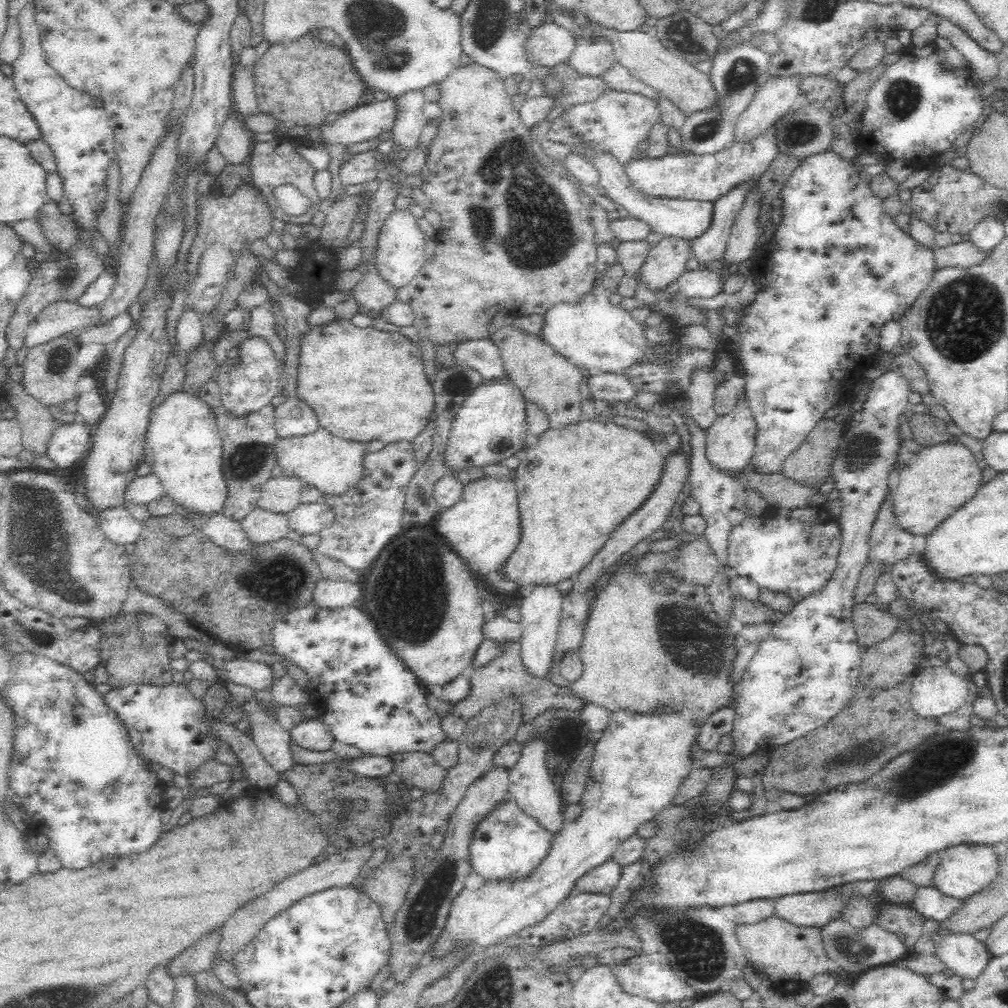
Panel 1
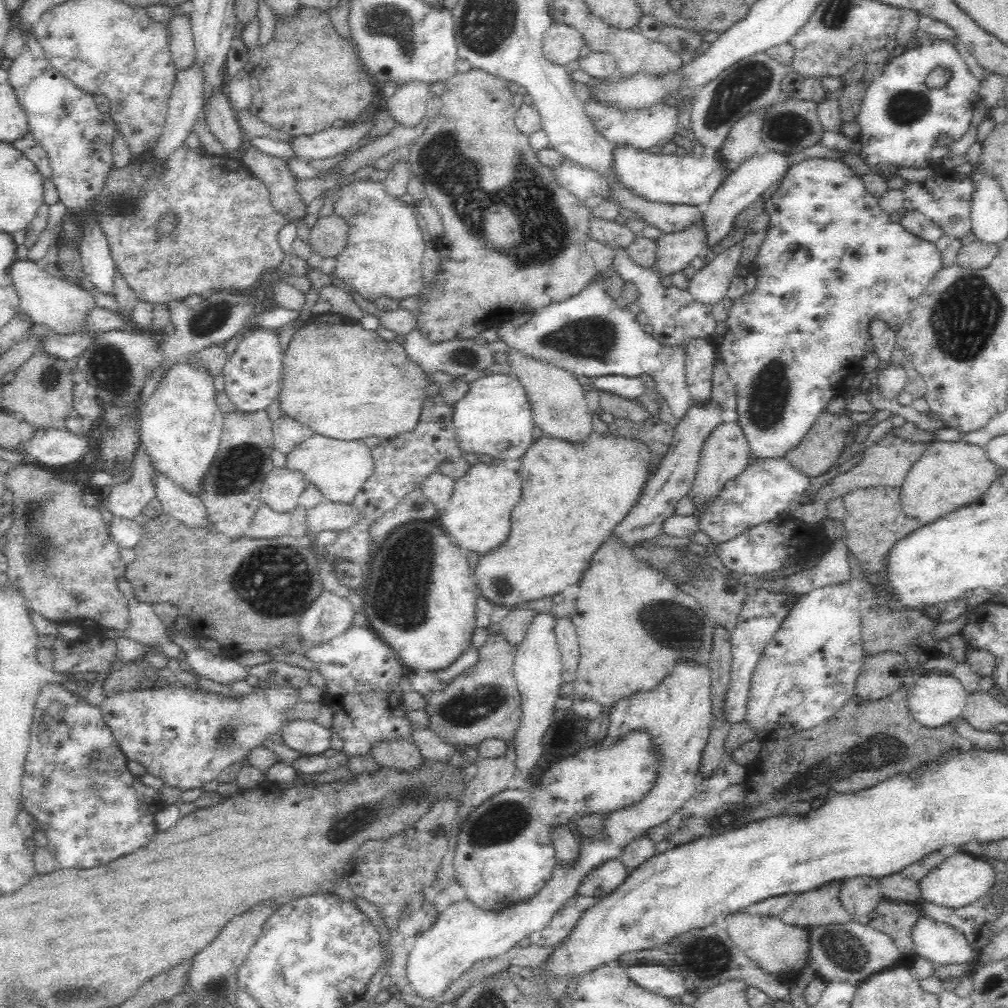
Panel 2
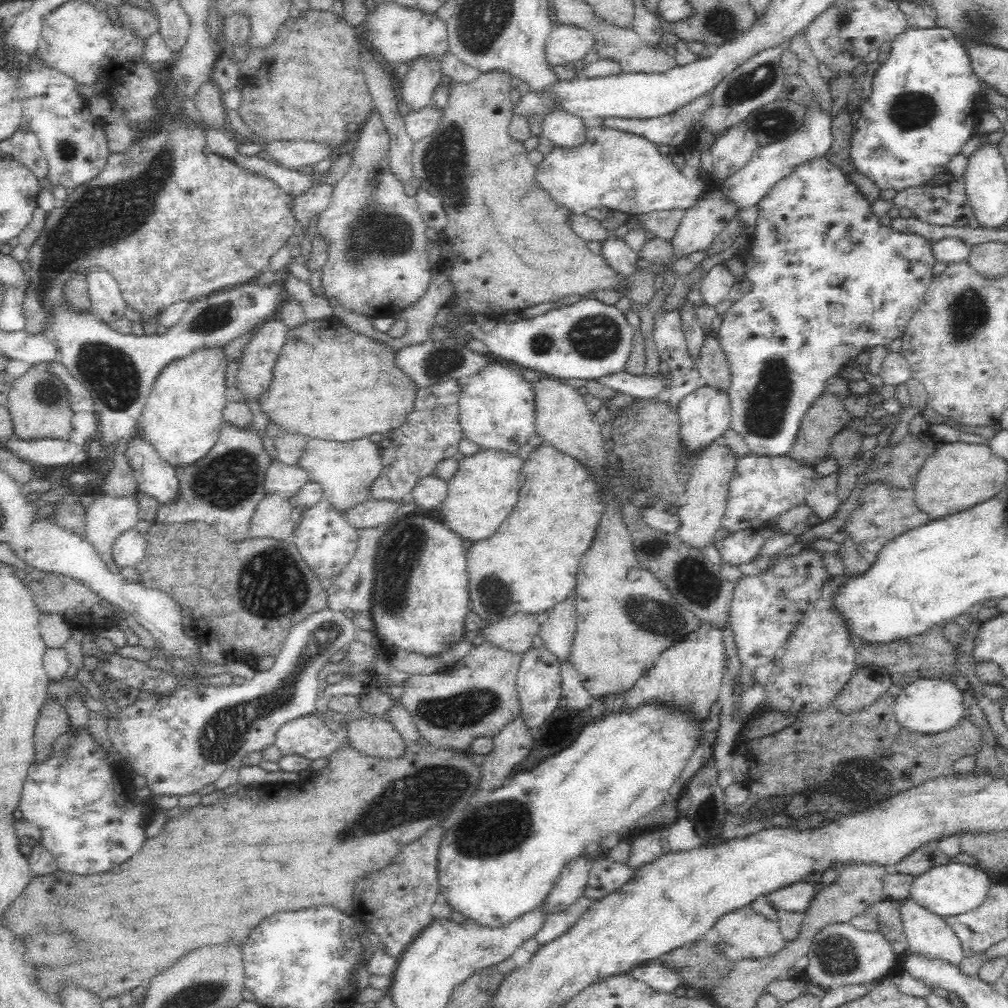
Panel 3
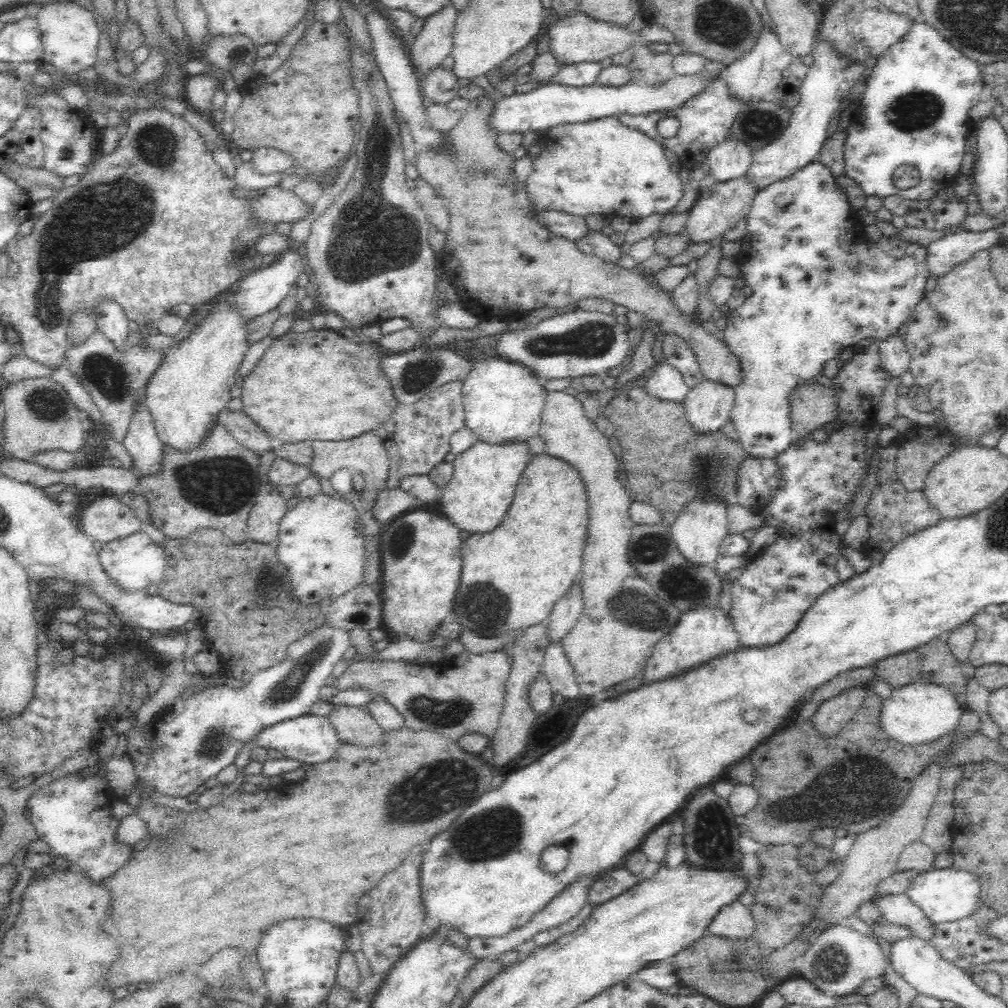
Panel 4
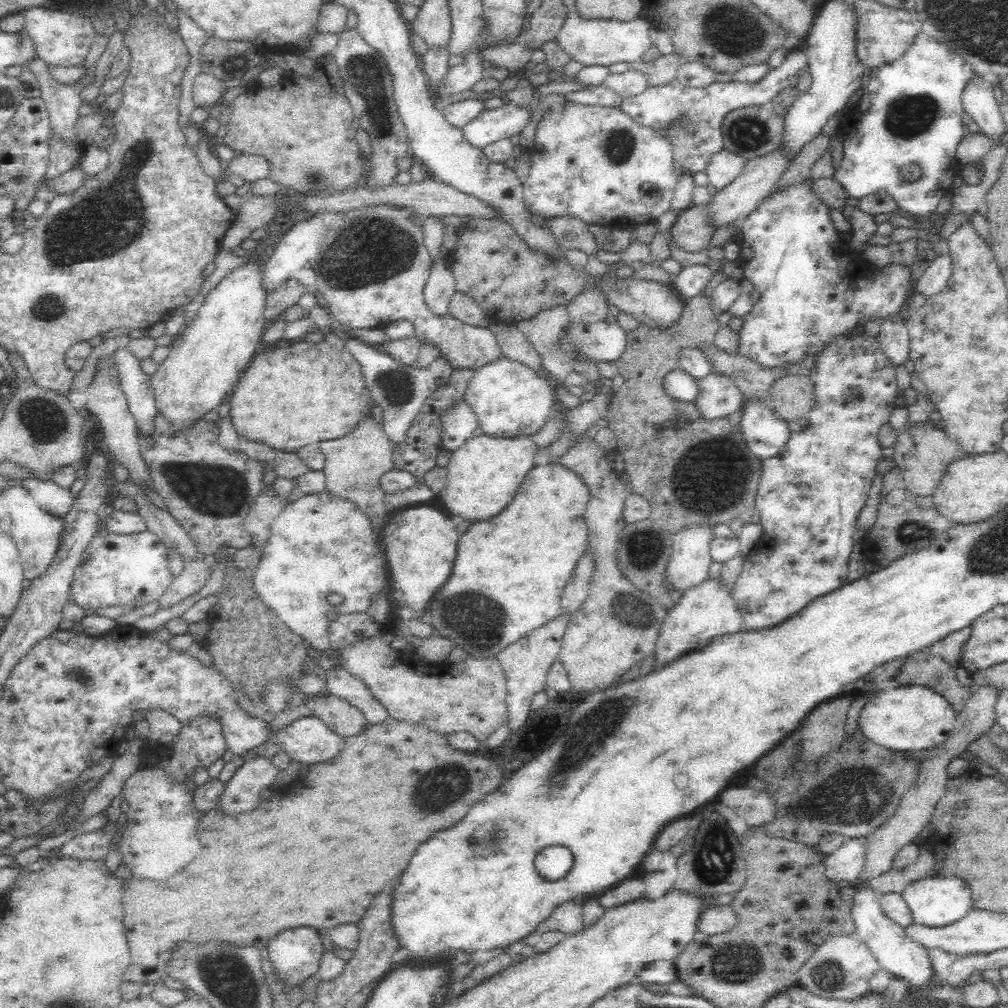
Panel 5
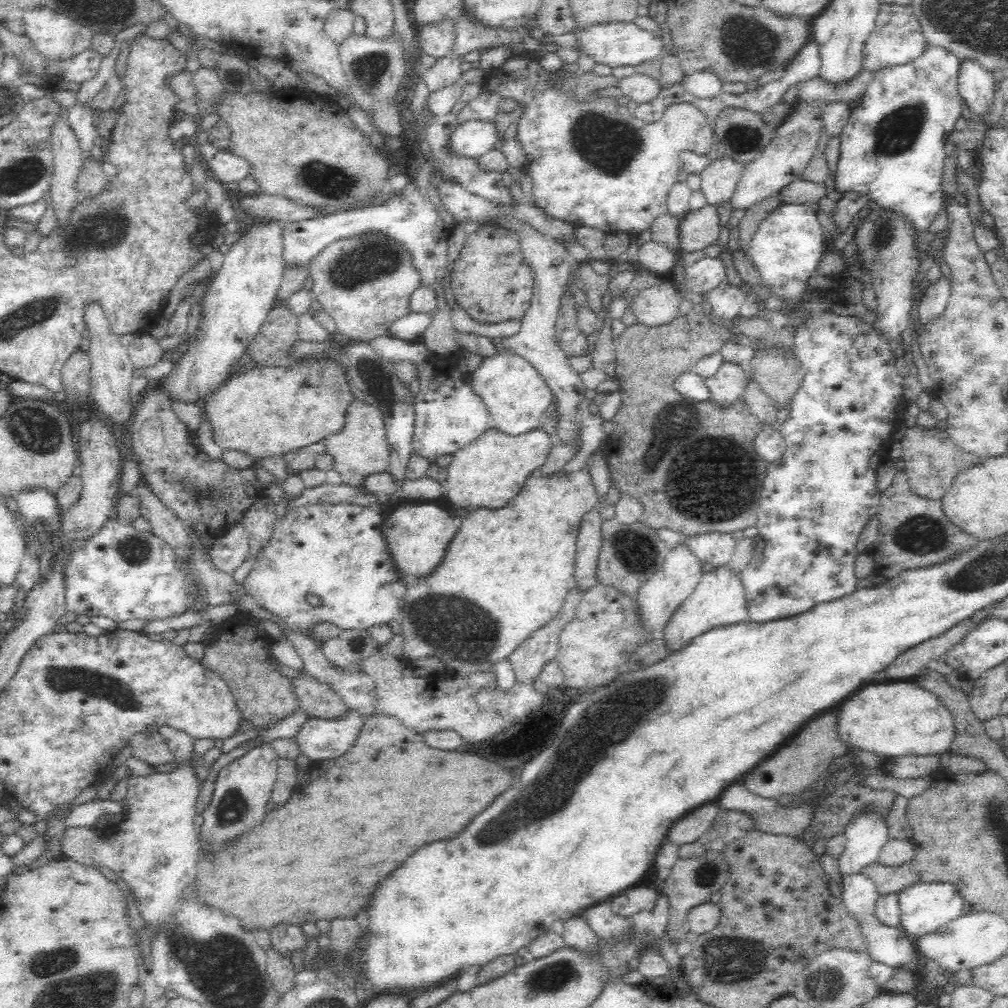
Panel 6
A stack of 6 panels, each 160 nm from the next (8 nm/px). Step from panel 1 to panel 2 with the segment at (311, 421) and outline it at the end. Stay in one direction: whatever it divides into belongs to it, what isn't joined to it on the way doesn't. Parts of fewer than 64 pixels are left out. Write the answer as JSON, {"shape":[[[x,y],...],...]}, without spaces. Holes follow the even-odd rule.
{"shape":[[[282,414],[272,424],[274,448],[282,452],[284,455],[290,452],[296,442],[306,440],[308,436],[312,436],[314,432],[308,428],[308,425],[302,421],[294,420],[292,415]]]}

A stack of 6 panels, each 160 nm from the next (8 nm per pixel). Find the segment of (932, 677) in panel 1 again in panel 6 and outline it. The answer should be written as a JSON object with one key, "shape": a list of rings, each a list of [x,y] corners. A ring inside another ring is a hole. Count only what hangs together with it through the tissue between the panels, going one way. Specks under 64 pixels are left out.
{"shape":[[[894,682],[862,686],[850,696],[836,707],[838,732],[847,748],[860,748],[886,758],[948,752],[955,735],[955,722],[935,694],[915,684]]]}

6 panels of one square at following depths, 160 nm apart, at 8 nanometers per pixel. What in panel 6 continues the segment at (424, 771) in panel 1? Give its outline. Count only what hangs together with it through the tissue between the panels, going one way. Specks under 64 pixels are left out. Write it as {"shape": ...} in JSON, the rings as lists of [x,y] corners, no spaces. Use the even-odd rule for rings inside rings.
{"shape":[[[302,672],[294,679],[294,684],[299,708],[308,716],[326,720],[342,720],[348,716],[350,709],[344,699],[313,676]]]}

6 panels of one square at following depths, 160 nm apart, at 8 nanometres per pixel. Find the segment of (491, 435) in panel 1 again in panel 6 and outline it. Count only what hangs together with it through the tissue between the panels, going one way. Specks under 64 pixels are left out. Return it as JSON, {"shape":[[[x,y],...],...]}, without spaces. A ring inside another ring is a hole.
{"shape":[[[499,353],[484,359],[468,381],[487,408],[491,427],[505,435],[518,436],[539,428],[548,406],[554,403],[555,397],[547,380],[516,354]]]}

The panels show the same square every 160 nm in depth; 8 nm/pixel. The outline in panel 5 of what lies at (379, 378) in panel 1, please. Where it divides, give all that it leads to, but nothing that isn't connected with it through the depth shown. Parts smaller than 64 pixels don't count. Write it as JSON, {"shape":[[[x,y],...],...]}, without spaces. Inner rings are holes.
{"shape":[[[324,330],[324,338],[318,344],[307,341],[292,341],[292,344],[283,347],[274,347],[272,350],[265,350],[262,354],[258,354],[254,358],[254,362],[248,366],[248,369],[240,376],[236,382],[232,392],[228,396],[228,404],[230,410],[230,420],[237,431],[238,436],[248,437],[256,441],[264,441],[266,444],[272,446],[277,451],[294,452],[301,446],[309,445],[312,443],[319,443],[323,440],[334,440],[350,434],[359,422],[364,419],[372,418],[372,408],[377,406],[373,400],[371,391],[368,389],[367,380],[364,379],[364,372],[361,363],[345,348],[345,340],[338,338],[339,332],[332,332],[332,330]]]}

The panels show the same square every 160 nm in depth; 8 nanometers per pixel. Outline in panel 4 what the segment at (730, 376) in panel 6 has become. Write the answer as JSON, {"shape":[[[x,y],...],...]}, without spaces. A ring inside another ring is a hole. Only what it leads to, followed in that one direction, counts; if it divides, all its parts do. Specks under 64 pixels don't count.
{"shape":[[[704,379],[689,390],[681,404],[692,430],[696,434],[709,435],[731,421],[734,402],[734,388]]]}

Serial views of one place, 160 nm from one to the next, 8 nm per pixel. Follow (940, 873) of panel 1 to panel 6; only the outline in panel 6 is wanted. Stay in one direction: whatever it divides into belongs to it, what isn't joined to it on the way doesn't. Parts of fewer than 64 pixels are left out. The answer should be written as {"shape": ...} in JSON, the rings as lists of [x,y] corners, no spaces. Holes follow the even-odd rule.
{"shape":[[[947,881],[912,884],[898,893],[898,898],[900,901],[900,924],[914,939],[918,935],[934,932],[943,924],[956,920],[964,914],[962,895],[958,893],[954,884]]]}

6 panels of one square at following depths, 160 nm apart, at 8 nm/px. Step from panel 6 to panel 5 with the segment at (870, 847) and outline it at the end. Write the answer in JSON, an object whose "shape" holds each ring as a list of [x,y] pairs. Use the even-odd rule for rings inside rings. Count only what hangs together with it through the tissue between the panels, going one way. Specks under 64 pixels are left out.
{"shape":[[[847,838],[832,854],[824,857],[828,881],[842,885],[854,882],[862,870],[866,838]]]}

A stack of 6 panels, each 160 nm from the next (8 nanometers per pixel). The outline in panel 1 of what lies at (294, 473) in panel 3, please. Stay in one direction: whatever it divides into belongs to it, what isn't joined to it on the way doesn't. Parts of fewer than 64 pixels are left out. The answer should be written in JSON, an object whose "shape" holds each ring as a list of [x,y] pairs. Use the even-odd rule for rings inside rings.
{"shape":[[[298,477],[270,479],[259,492],[257,506],[270,512],[287,514],[301,503],[302,480]]]}

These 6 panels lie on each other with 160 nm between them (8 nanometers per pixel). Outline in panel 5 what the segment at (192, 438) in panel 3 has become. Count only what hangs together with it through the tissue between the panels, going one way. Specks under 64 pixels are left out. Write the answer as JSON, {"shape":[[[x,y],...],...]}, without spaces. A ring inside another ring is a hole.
{"shape":[[[252,258],[243,266],[234,268],[207,294],[191,323],[173,339],[166,360],[150,376],[150,388],[156,401],[156,409],[172,425],[175,432],[190,432],[208,412],[217,411],[227,402],[236,382],[251,364],[256,346],[267,327],[263,311],[266,294],[260,286],[259,275],[265,258]]]}

